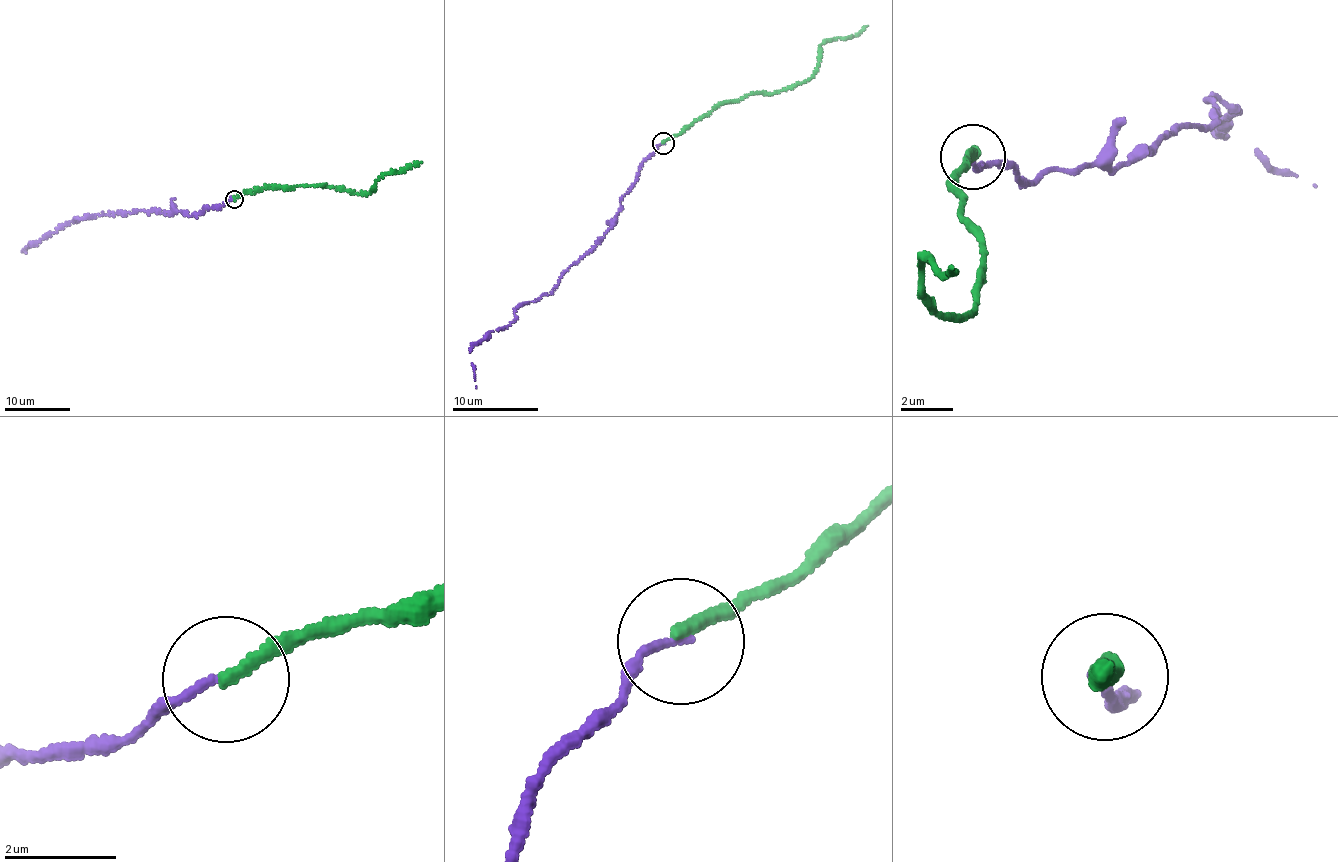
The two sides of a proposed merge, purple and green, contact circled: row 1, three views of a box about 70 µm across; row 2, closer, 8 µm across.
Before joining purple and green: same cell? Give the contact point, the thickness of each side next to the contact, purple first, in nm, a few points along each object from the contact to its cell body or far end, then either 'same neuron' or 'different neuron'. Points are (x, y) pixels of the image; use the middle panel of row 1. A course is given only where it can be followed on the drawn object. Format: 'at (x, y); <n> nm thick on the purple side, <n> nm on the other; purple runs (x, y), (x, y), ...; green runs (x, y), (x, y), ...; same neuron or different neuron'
at (663, 143); 140 nm thick on the purple side, 240 nm on the other; purple runs (663, 144), (647, 156), (610, 228), (549, 294), (522, 302), (508, 325), (474, 344), (476, 388); green runs (662, 143), (721, 104), (806, 83), (814, 72), (822, 44), (858, 36), (868, 26); different neuron

